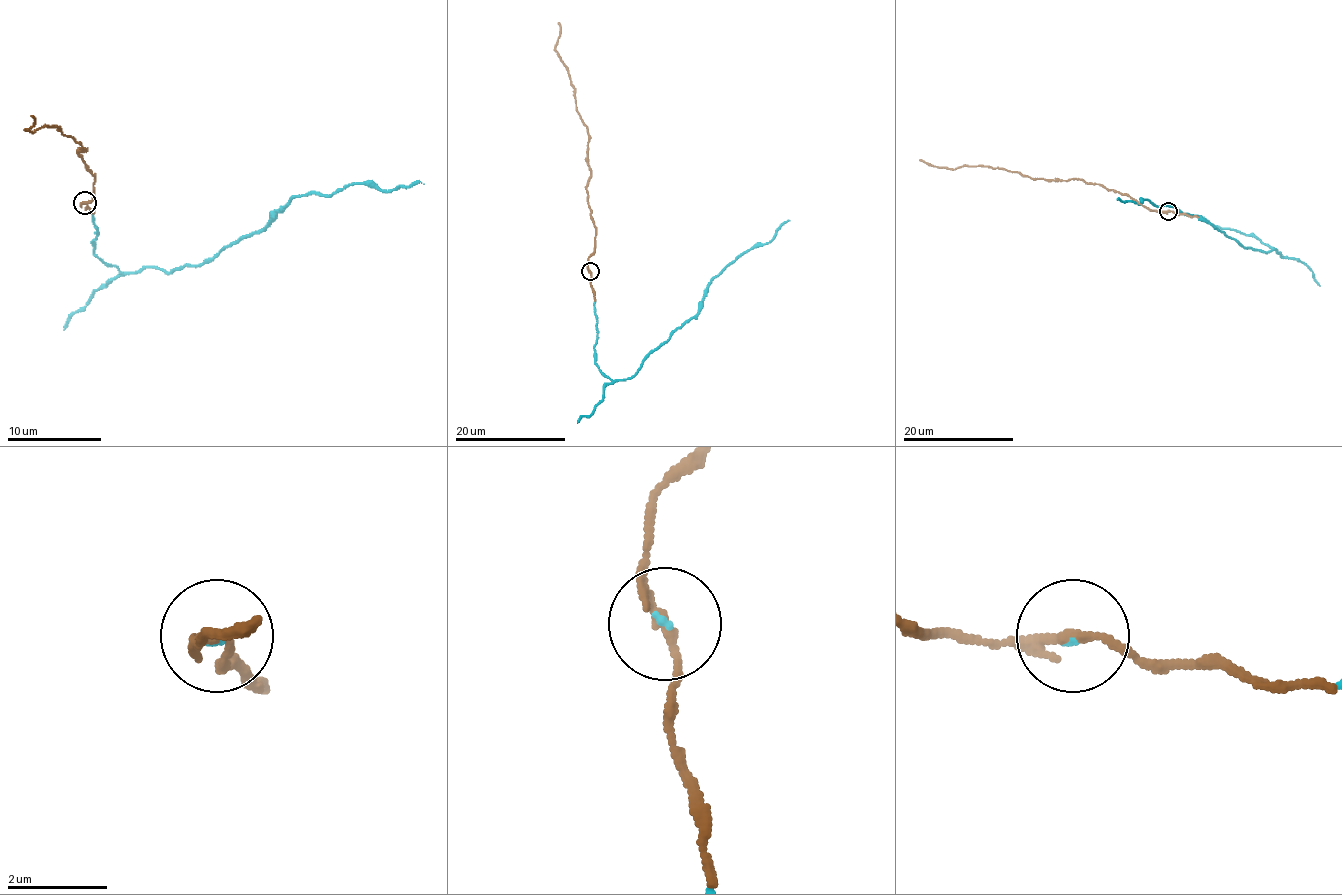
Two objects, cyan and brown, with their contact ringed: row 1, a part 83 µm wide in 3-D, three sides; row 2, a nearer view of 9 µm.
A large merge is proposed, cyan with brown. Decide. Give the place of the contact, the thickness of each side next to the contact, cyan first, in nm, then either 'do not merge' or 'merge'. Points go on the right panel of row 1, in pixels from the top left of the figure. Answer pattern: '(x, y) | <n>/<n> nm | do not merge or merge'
(1168, 211) | 70/180 nm | merge

